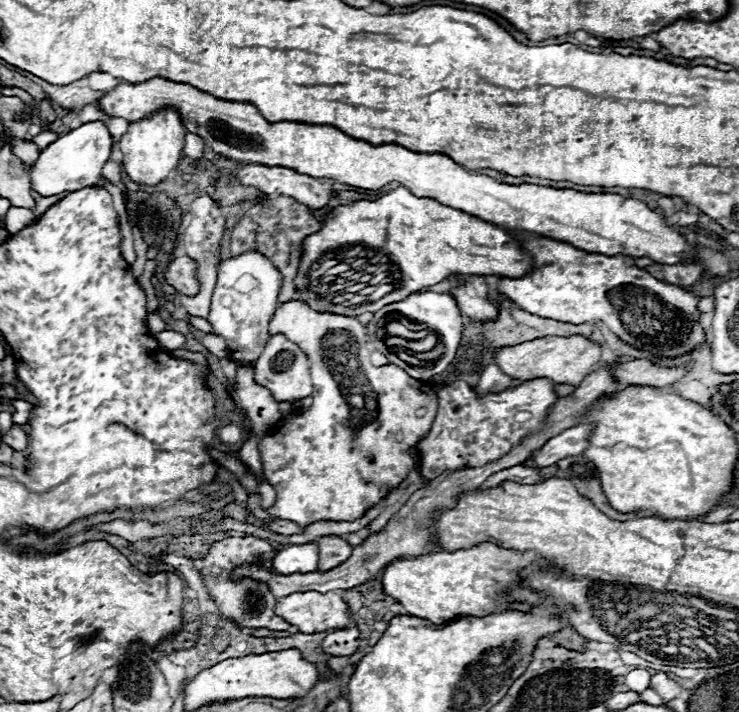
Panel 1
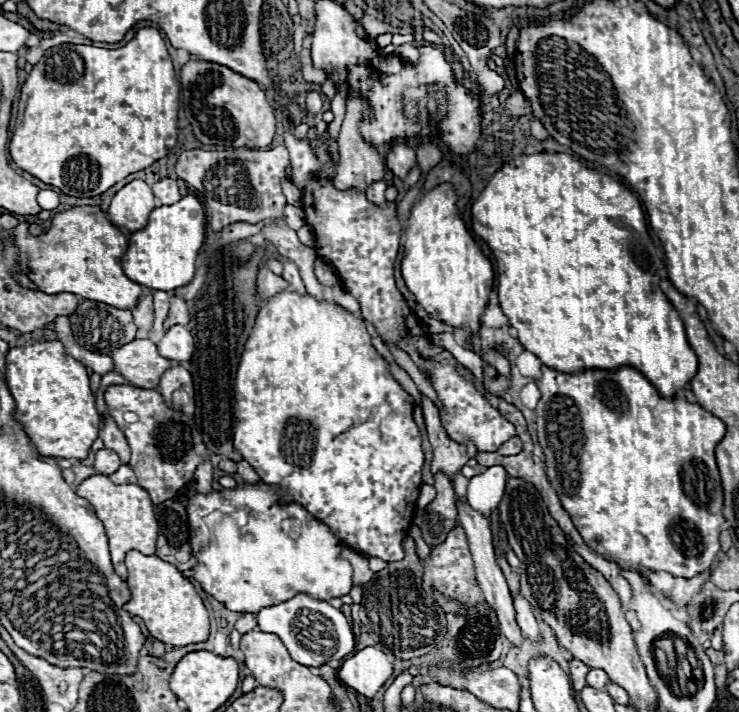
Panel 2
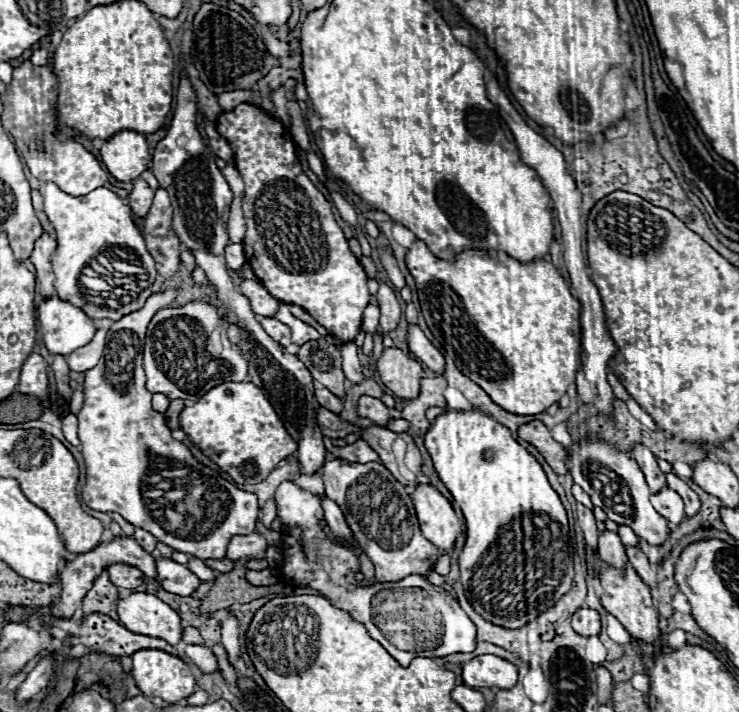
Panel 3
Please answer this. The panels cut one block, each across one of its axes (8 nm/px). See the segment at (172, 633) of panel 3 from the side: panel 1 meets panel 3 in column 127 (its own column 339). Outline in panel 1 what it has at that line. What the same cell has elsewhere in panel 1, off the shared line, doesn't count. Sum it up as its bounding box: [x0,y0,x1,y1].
[274,592,350,634]

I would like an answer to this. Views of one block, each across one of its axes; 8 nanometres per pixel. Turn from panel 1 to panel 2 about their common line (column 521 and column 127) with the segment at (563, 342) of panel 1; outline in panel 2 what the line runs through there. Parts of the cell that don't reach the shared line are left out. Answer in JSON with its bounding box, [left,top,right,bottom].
[112,340,190,390]

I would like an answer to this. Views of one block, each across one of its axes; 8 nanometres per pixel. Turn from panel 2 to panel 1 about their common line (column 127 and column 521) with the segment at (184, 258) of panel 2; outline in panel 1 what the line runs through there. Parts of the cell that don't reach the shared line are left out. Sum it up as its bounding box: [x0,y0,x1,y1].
[294,186,532,316]

